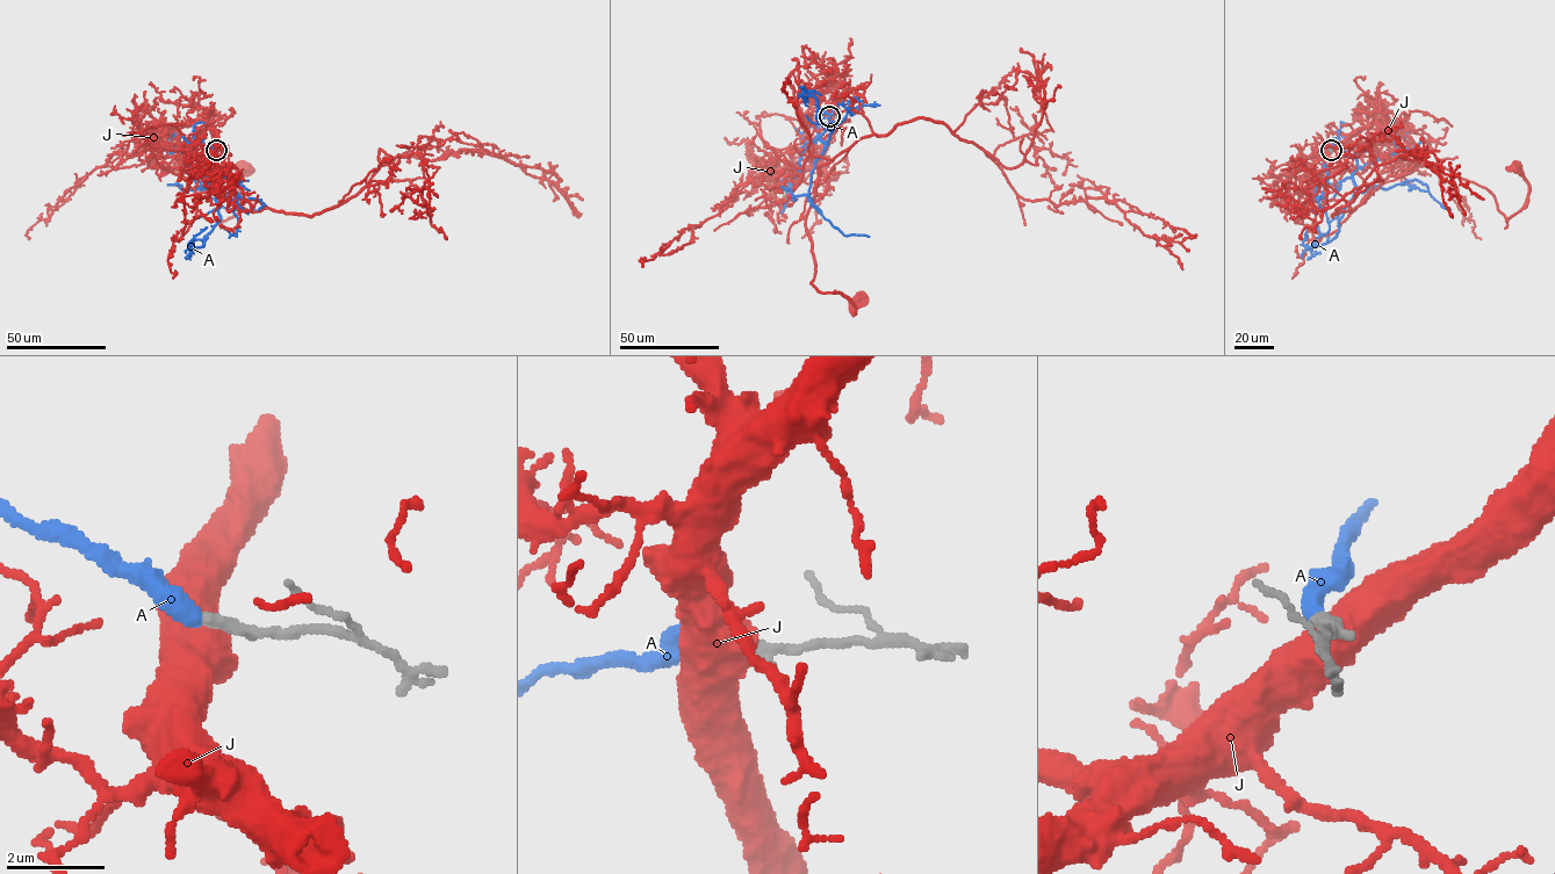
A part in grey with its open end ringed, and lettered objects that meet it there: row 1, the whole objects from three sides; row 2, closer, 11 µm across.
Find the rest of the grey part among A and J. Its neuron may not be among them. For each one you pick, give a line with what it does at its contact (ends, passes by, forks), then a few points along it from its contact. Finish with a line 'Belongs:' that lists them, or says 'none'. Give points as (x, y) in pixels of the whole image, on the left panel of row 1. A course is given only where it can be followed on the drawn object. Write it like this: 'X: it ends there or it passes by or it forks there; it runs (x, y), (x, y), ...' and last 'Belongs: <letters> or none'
A: it ends there; it runs (216, 150), (201, 143), (203, 157), (196, 167), (211, 189), (198, 188), (198, 179), (225, 208), (256, 209)
Belongs: A

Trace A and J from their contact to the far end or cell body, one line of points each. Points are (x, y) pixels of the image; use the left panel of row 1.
A: (216, 150), (201, 143), (203, 157), (196, 167), (211, 189), (198, 188), (198, 179), (225, 208), (256, 209)
J: (216, 150), (208, 124), (213, 157), (192, 166), (207, 219), (242, 208), (243, 166)

